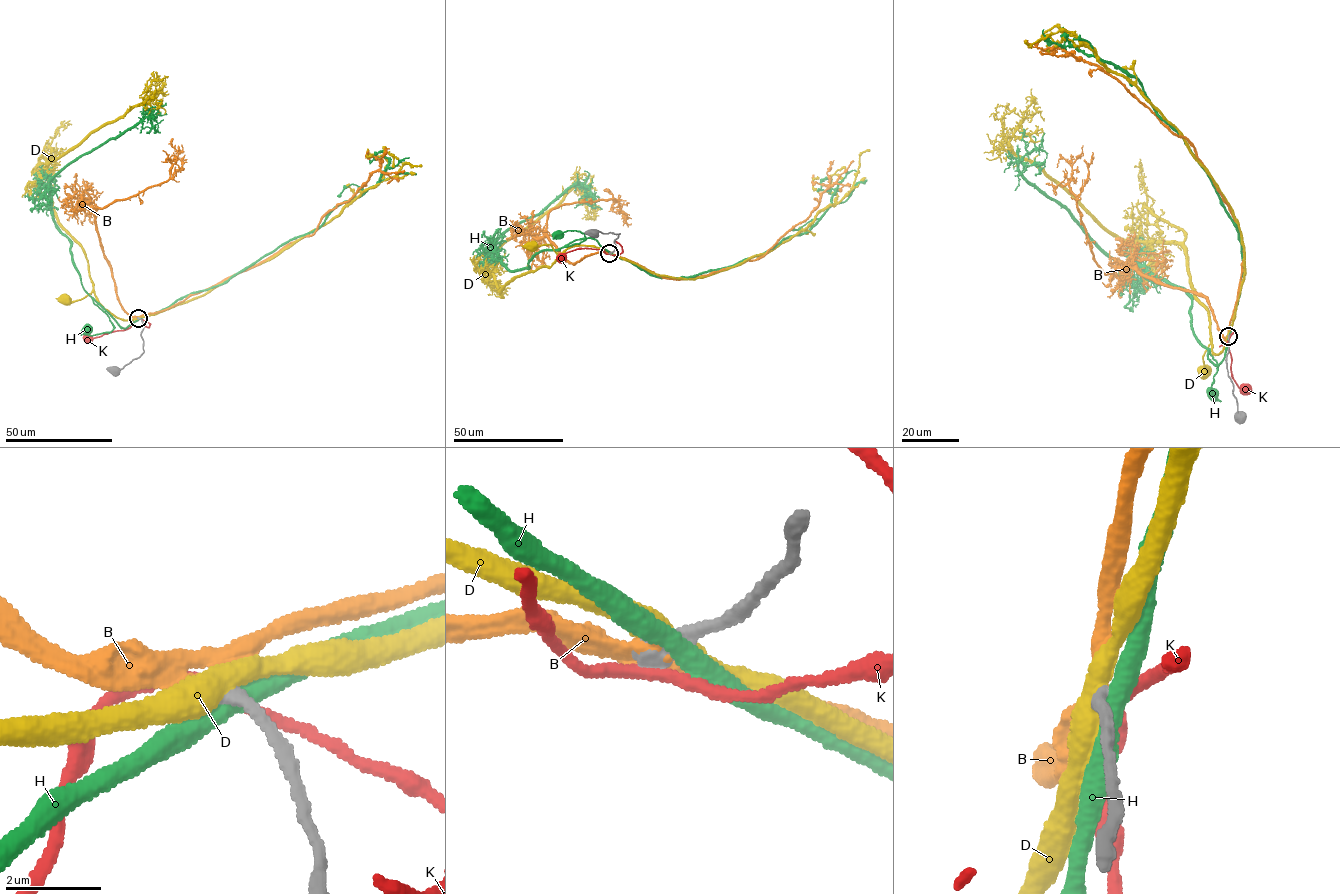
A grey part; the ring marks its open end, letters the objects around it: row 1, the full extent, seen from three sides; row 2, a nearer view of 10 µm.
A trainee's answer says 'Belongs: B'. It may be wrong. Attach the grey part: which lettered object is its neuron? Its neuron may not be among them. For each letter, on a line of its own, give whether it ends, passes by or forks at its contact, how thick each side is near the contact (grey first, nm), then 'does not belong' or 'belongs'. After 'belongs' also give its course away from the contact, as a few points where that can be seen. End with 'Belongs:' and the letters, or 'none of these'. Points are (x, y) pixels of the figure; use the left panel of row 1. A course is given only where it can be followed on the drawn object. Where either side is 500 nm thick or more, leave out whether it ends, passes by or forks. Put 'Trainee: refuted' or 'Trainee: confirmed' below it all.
B: calibres 500 and 280 nm; belongs; course (138, 318), (258, 265), (313, 233), (326, 213), (348, 201), (380, 168), (380, 157), (389, 149)
D: calibres 500 and 500 nm; does not belong
H: calibres 550 and 400 nm; does not belong
K: it passes by; calibres 480 and 280 nm; does not belong
Belongs: B
Trainee: confirmed

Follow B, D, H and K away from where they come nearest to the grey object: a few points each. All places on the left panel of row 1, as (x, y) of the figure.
B: (138, 318), (258, 265), (313, 233), (326, 213), (348, 201), (380, 168), (380, 157), (389, 149)
D: (138, 318), (117, 318), (101, 304), (93, 291), (71, 301), (65, 299)
H: (139, 318), (128, 326), (120, 327), (93, 299), (106, 314), (114, 329), (89, 335), (87, 330)
K: (138, 318), (127, 329), (88, 339)

